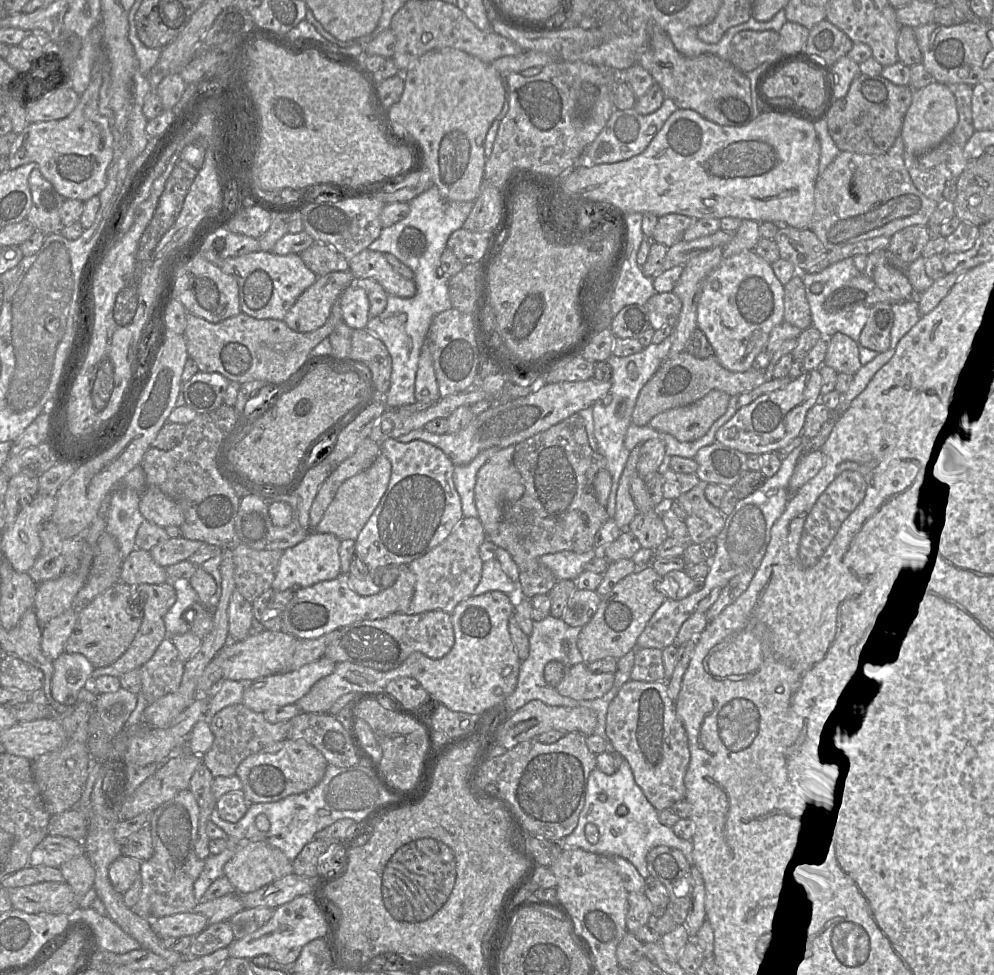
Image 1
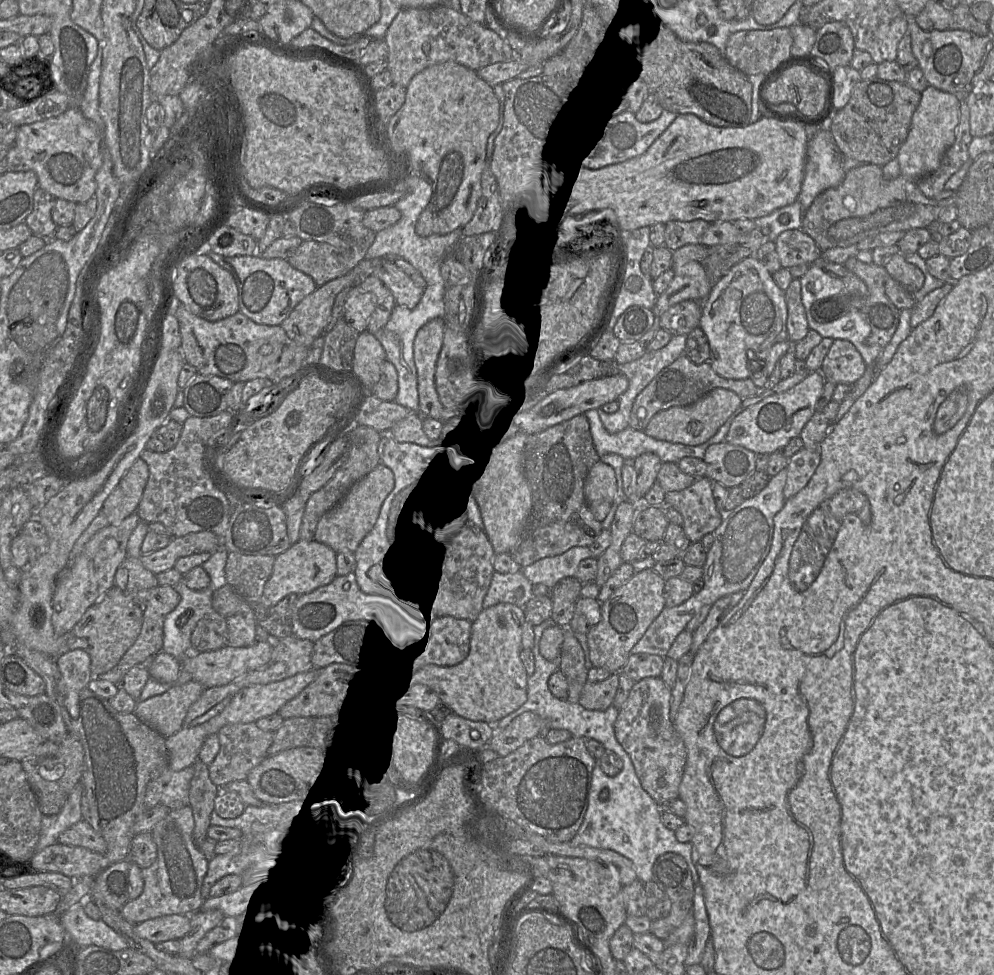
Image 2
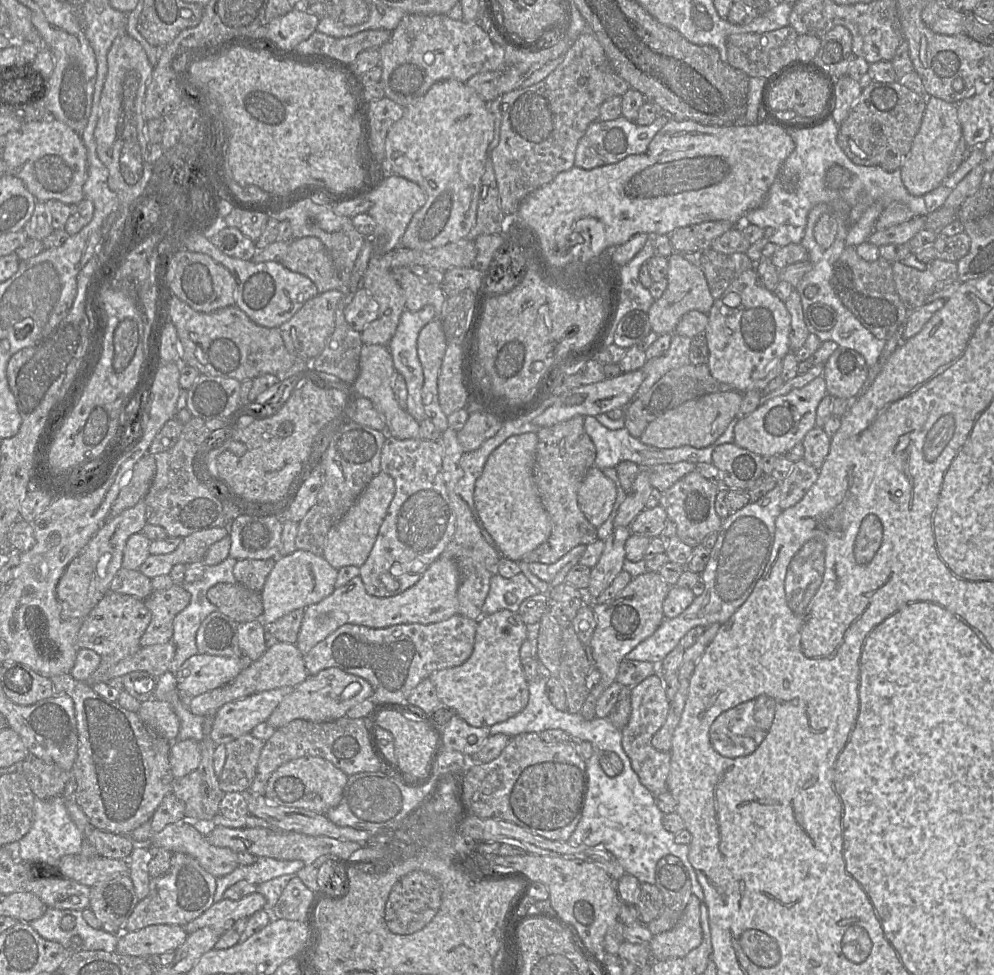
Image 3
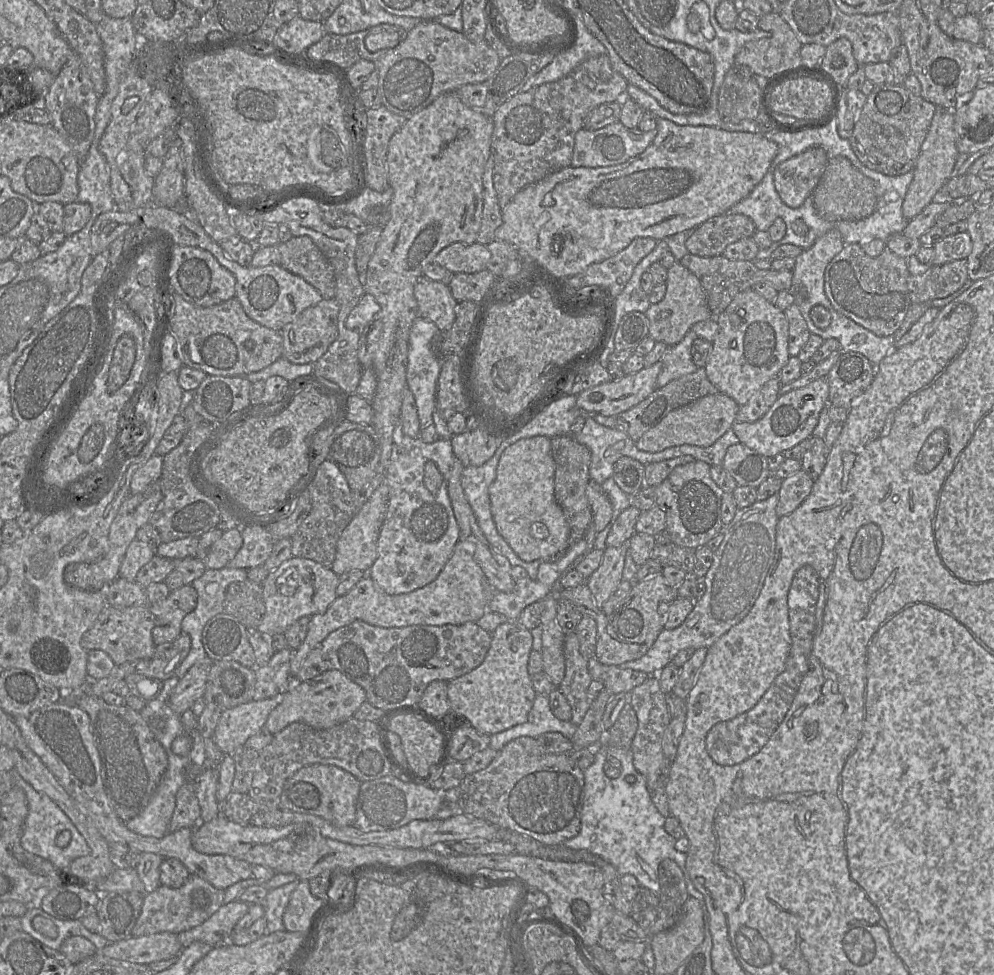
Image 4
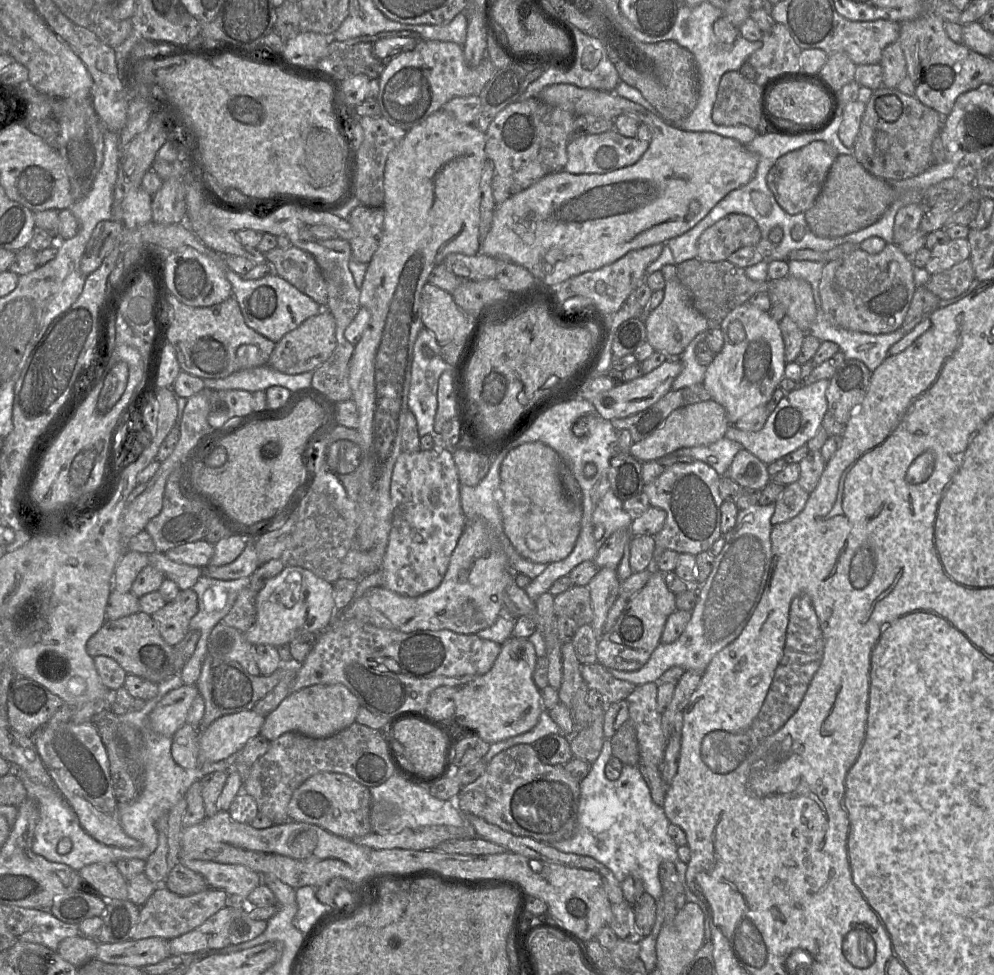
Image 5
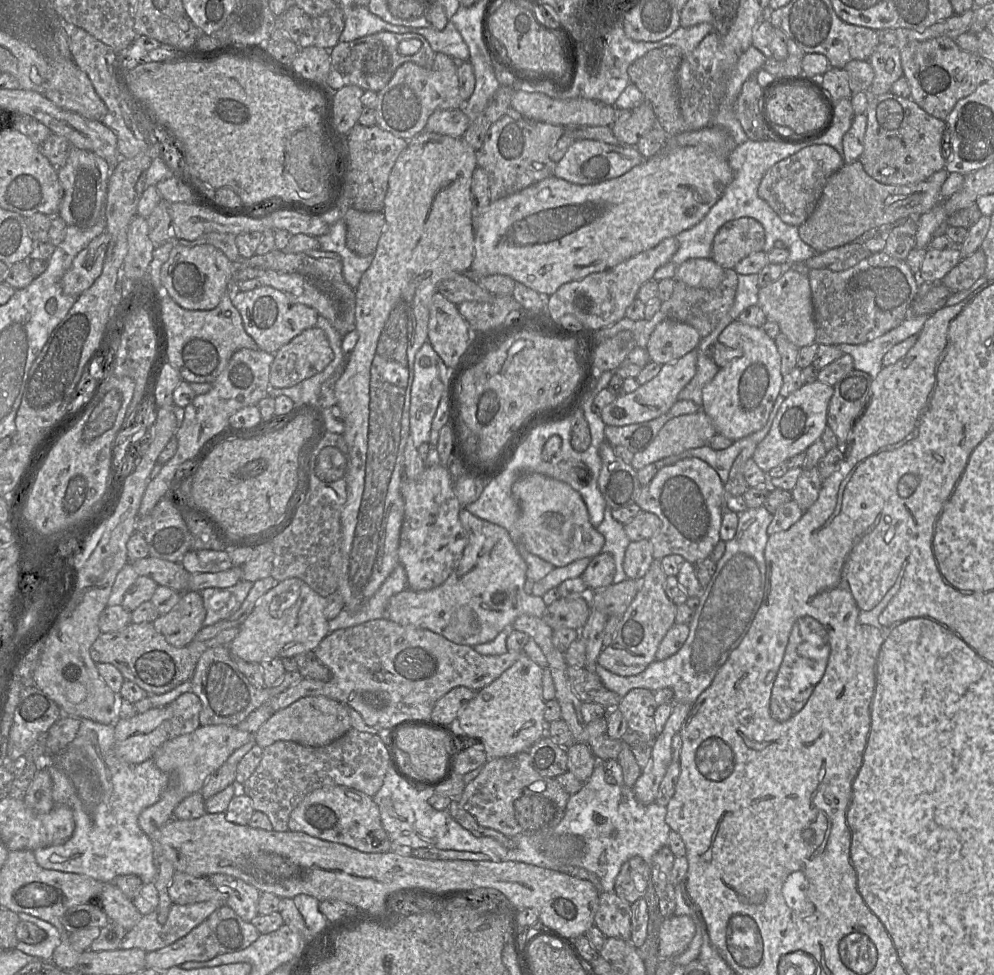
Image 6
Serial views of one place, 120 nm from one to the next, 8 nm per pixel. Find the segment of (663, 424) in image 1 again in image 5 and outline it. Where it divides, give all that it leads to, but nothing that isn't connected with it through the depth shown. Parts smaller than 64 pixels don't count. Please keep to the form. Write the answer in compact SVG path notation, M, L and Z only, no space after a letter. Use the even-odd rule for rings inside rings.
M713 399L674 410L664 425L648 438L632 444L630 454L642 463L669 455L683 447L707 445L725 437L730 426L725 408Z

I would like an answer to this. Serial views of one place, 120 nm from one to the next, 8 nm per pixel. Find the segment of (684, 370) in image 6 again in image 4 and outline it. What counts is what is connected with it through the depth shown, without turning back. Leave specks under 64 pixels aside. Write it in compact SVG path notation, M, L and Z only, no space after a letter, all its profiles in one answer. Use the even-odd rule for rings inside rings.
M658 361L618 381L586 389L576 396L576 404L587 412L617 416L636 406L658 388L657 377L662 367L662 361Z

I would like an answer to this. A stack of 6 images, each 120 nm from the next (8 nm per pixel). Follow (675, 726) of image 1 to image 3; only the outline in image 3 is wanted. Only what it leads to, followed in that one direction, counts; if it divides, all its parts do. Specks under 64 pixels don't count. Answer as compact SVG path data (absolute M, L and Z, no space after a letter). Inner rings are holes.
M654 673L631 688L631 715L622 731L622 747L631 760L640 782L653 794L669 791L667 779L670 773L671 753L659 751L652 745L652 737L664 725L670 701L667 698L661 673Z

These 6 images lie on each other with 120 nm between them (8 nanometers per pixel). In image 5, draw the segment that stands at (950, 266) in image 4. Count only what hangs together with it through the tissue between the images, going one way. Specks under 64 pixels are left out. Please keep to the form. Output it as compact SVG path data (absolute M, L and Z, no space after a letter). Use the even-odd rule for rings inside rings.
M965 259L945 271L928 276L924 286L940 300L944 300L960 295L974 278L972 262Z

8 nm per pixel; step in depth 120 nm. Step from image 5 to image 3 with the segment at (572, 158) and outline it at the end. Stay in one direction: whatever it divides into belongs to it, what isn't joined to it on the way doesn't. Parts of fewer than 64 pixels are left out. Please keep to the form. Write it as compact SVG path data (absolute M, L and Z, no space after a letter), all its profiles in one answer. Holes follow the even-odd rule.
M659 115L657 119L648 126L638 125L624 116L615 120L596 120L589 125L583 137L579 140L574 166L583 169L593 169L603 165L617 163L632 154L641 154L647 151L654 136L668 123L669 118Z

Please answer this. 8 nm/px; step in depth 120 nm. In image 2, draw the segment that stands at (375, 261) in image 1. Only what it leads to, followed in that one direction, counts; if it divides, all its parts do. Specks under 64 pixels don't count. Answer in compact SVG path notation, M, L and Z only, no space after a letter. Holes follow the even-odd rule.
M382 260L380 267L375 268L372 276L378 278L390 290L396 305L413 309L422 298L424 288L415 285L391 260Z

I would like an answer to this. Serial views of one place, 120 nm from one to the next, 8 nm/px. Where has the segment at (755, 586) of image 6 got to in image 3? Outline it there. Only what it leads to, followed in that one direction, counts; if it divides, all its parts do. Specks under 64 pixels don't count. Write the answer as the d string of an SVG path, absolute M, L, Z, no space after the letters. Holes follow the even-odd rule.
M778 483L757 501L749 502L723 519L716 544L710 551L709 561L701 573L701 580L705 584L703 593L695 597L691 605L679 616L664 617L658 629L639 643L624 659L649 661L659 665L692 628L707 628L714 623L727 622L747 600L765 572L774 543L775 522L781 512Z

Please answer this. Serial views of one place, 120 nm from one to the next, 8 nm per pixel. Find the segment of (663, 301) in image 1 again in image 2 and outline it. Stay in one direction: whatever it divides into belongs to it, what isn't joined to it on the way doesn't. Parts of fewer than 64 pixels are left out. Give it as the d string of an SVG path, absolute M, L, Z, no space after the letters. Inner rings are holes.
M684 300L671 306L658 317L658 325L672 335L688 335L699 327L702 305L698 301Z

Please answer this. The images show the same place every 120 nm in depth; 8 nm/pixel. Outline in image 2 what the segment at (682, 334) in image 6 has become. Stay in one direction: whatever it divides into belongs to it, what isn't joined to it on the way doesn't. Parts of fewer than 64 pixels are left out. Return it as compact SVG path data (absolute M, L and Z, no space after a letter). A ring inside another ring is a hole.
M690 261L671 269L674 270L674 278L667 289L658 295L652 308L657 318L671 306L684 300L704 301L712 288L711 279L700 262Z

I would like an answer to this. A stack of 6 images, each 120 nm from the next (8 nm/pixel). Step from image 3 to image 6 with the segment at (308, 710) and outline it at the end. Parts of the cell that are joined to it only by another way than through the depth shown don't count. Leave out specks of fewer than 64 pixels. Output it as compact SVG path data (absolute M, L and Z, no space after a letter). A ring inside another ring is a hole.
M307 696L276 711L254 734L257 745L263 749L276 741L293 741L305 746L325 746L346 734L351 727L348 705L325 696Z

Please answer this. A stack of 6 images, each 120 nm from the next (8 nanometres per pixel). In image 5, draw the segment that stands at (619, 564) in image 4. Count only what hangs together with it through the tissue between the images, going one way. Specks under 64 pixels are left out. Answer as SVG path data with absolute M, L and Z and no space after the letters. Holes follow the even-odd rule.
M609 567L598 569L588 584L593 609L593 620L590 625L598 638L605 633L607 615L619 596L620 584L617 570Z

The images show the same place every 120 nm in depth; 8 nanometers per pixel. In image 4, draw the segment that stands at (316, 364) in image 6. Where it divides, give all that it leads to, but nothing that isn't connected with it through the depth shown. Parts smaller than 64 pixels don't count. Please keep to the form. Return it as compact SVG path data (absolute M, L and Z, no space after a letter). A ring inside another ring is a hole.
M322 299L318 304L305 309L294 321L280 331L282 357L293 364L314 364L321 358L338 335L339 305L333 299Z

